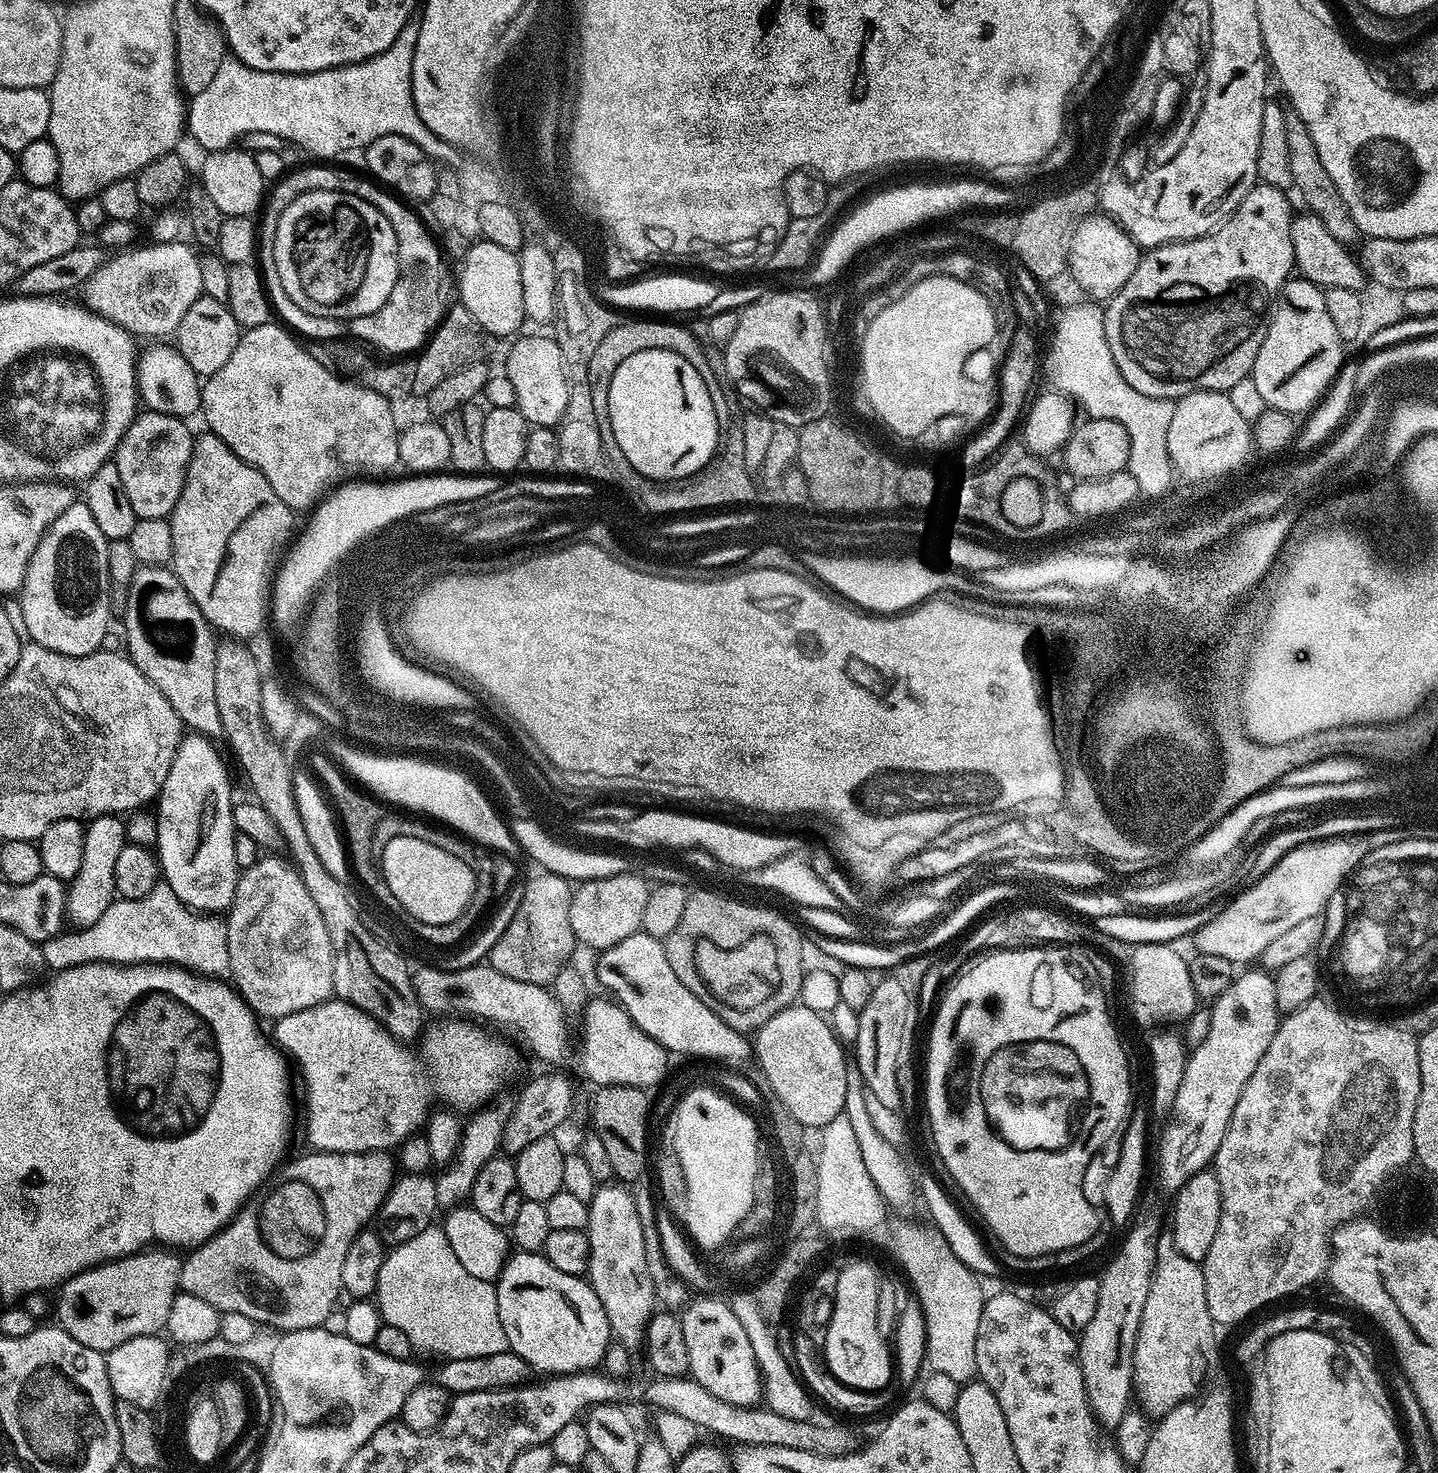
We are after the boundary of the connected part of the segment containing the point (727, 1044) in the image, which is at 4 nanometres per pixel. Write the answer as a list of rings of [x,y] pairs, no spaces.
[[[641,930],[603,949],[599,956],[596,976],[601,986],[609,988],[616,1003],[624,1007],[635,1024],[669,1053],[681,1052],[688,1056],[684,1058],[703,1058],[708,1062],[734,1062],[730,1060],[744,1060],[750,1056],[749,1037],[723,1024],[702,1001],[686,990],[686,986],[682,986],[682,982],[678,982],[661,941]]]

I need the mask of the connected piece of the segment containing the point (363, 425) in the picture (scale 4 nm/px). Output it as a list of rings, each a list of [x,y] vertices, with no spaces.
[[[279,323],[247,329],[226,366],[207,377],[202,389],[200,406],[207,431],[222,438],[238,458],[257,468],[293,513],[311,513],[337,486],[360,477],[370,478],[372,473],[388,468],[396,457],[398,423],[390,401],[353,380],[343,380],[326,366],[318,366],[307,347]]]

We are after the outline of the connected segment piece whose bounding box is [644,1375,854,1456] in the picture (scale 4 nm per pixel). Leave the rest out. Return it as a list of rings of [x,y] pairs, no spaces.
[[[687,1375],[680,1377],[656,1376],[644,1388],[644,1400],[653,1404],[653,1409],[670,1411],[692,1422],[698,1430],[704,1428],[721,1436],[724,1440],[733,1440],[733,1445],[757,1444],[758,1446],[790,1446],[790,1450],[810,1450],[823,1456],[842,1456],[853,1451],[852,1436],[836,1424],[812,1424],[811,1419],[791,1420],[768,1411],[764,1406],[739,1408],[730,1402],[722,1402],[706,1386]]]

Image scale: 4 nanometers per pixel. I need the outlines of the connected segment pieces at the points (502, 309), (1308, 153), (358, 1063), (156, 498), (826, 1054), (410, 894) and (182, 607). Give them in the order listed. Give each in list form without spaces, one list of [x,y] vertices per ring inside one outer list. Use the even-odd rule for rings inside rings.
[[[480,238],[470,244],[468,252],[463,253],[462,260],[464,265],[460,268],[459,303],[463,304],[466,310],[470,310],[478,326],[482,326],[489,337],[511,337],[519,333],[519,328],[526,324],[522,306],[519,255],[510,250],[502,250],[502,246],[494,246],[494,242]]]
[[[1295,114],[1286,115],[1286,139],[1290,149],[1290,172],[1295,191],[1304,195],[1304,202],[1311,215],[1317,216],[1326,226],[1326,230],[1330,230],[1330,234],[1338,238],[1338,242],[1355,245],[1361,239],[1362,233],[1354,218],[1350,218],[1350,206],[1346,206],[1342,194],[1338,194],[1338,186],[1334,186],[1326,166],[1322,166],[1322,158],[1318,158],[1318,149],[1314,147],[1314,138],[1310,138],[1310,130],[1306,130],[1306,122],[1299,120]]]
[[[333,998],[325,1004],[310,1006],[310,1010],[298,1010],[298,1014],[286,1014],[282,1019],[275,1021],[276,1040],[274,1044],[279,1051],[287,1054],[300,1067],[300,1076],[304,1079],[304,1136],[312,1143],[311,1147],[317,1152],[379,1152],[381,1150],[396,1150],[406,1138],[417,1135],[425,1127],[430,1115],[428,1103],[432,1100],[432,1092],[428,1089],[428,1076],[424,1073],[415,1056],[407,1049],[405,1043],[395,1040],[380,1023],[358,1010],[345,1000]]]
[[[144,410],[133,418],[123,435],[114,463],[118,465],[118,474],[122,474],[122,486],[126,486],[126,495],[130,498],[130,506],[134,506],[137,520],[167,517],[171,513],[174,503],[172,475],[176,467],[177,472],[187,468],[188,453],[192,452],[195,440],[187,424],[185,419],[168,413]],[[160,452],[168,452],[164,456],[164,464],[156,464],[160,460]]]
[[[795,1004],[789,1008],[784,1008],[774,1018],[766,1022],[761,1028],[757,1029],[754,1034],[754,1041],[752,1044],[752,1050],[754,1056],[757,1056],[760,1068],[763,1074],[766,1076],[767,1082],[770,1084],[773,1092],[773,1097],[778,1100],[779,1098],[784,1098],[783,1102],[780,1103],[780,1106],[783,1104],[788,1104],[790,1109],[786,1111],[786,1114],[789,1112],[794,1112],[800,1120],[803,1121],[806,1128],[813,1128],[822,1130],[826,1125],[834,1120],[834,1118],[843,1115],[845,1100],[846,1100],[846,1090],[848,1089],[848,1081],[850,1079],[850,1073],[848,1073],[848,1068],[850,1072],[850,1066],[846,1064],[846,1056],[843,1050],[843,1043],[840,1038],[832,1031],[831,1023],[819,1012],[812,1011],[808,1007]]]
[[[394,837],[383,841],[382,848],[384,853],[379,854],[378,864],[383,880],[391,894],[414,918],[422,923],[448,923],[466,912],[478,885],[471,863],[432,846],[420,837]]]
[[[166,566],[137,567],[122,603],[128,659],[134,662],[134,666],[138,666],[138,670],[142,670],[142,674],[146,674],[150,682],[154,682],[154,686],[158,686],[158,690],[162,690],[162,698],[166,698],[166,702],[174,706],[174,714],[178,714],[185,729],[209,738],[223,737],[222,718],[218,718],[218,702],[214,698],[214,658],[218,640],[212,625],[206,622],[202,610],[198,610],[175,572]]]

